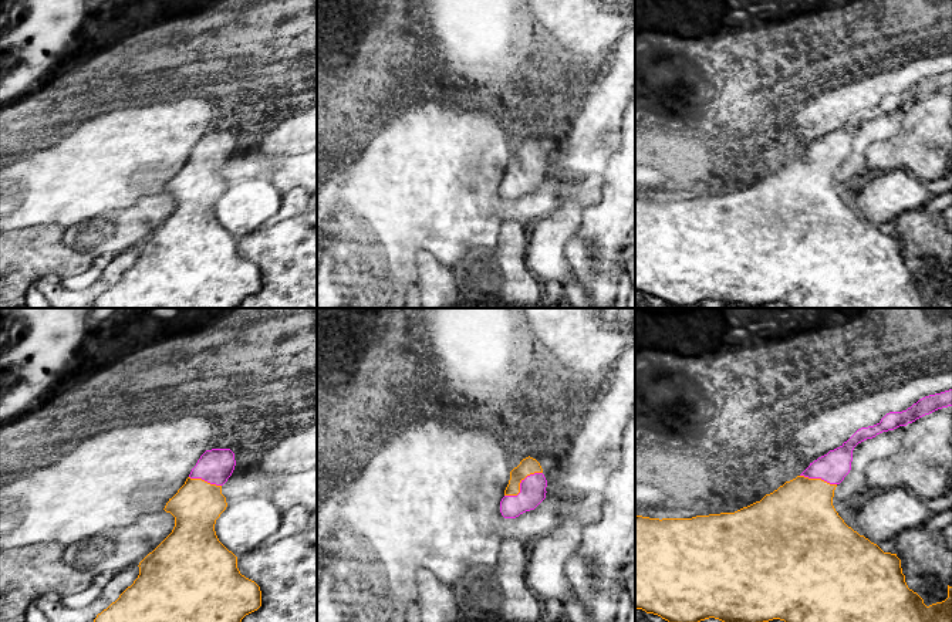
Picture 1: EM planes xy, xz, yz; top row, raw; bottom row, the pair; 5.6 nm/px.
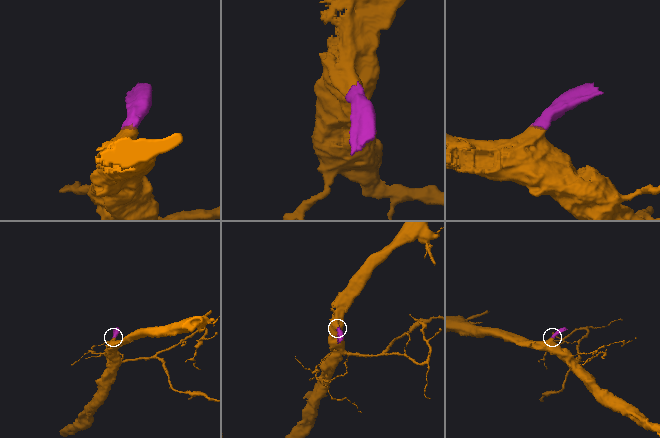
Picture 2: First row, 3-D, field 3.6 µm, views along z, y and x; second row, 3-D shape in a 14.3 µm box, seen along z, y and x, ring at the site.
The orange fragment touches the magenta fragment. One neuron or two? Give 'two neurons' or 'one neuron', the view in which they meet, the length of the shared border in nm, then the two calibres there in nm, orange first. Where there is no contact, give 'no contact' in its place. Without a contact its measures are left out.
one neuron | xz | 260 nm | 100/140 nm

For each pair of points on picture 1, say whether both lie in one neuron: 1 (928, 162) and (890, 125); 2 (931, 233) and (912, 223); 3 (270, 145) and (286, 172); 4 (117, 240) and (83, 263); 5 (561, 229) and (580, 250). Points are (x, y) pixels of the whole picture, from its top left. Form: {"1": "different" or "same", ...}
{"1": "different", "2": "same", "3": "different", "4": "different", "5": "different"}

